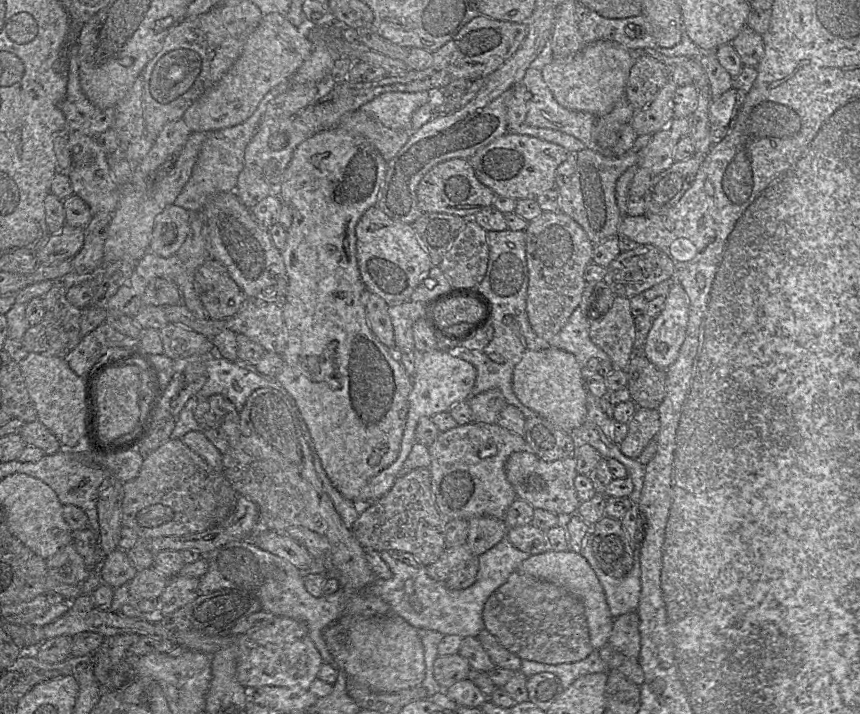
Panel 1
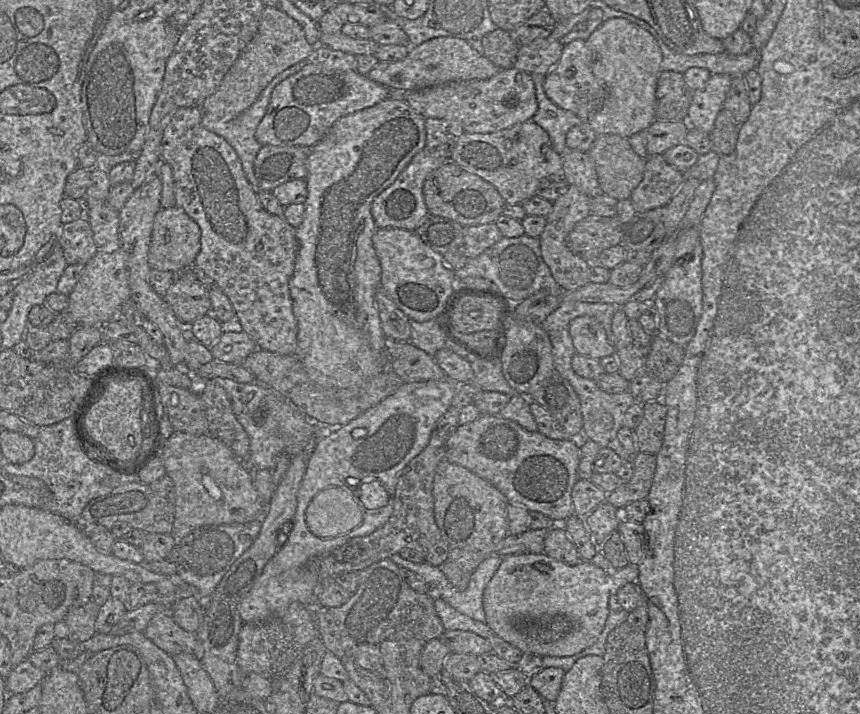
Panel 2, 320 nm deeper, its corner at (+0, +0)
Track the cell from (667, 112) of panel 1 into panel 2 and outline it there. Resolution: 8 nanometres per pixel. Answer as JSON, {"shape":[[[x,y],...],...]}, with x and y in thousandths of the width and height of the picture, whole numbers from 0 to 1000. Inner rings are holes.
{"shape":[[[762,168],[748,183],[753,216],[771,216],[785,203],[794,200],[801,179],[802,176],[798,168]]]}

